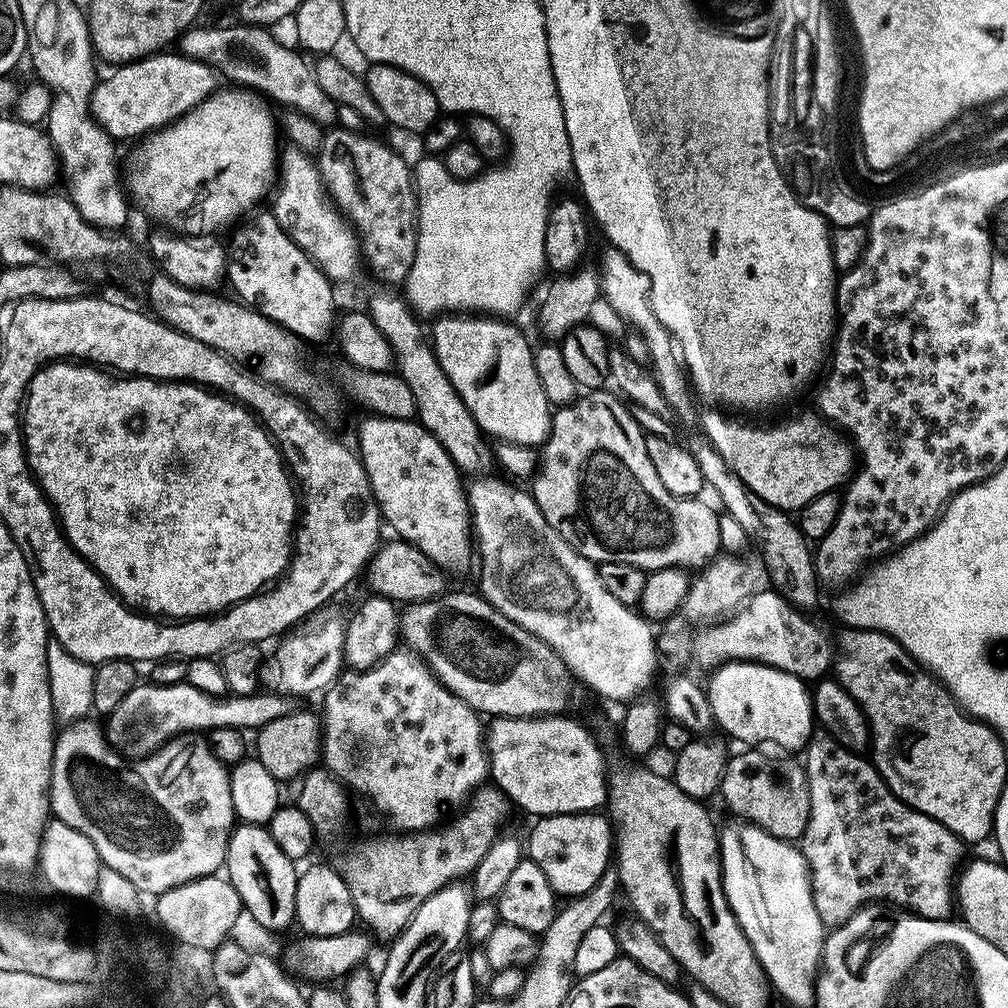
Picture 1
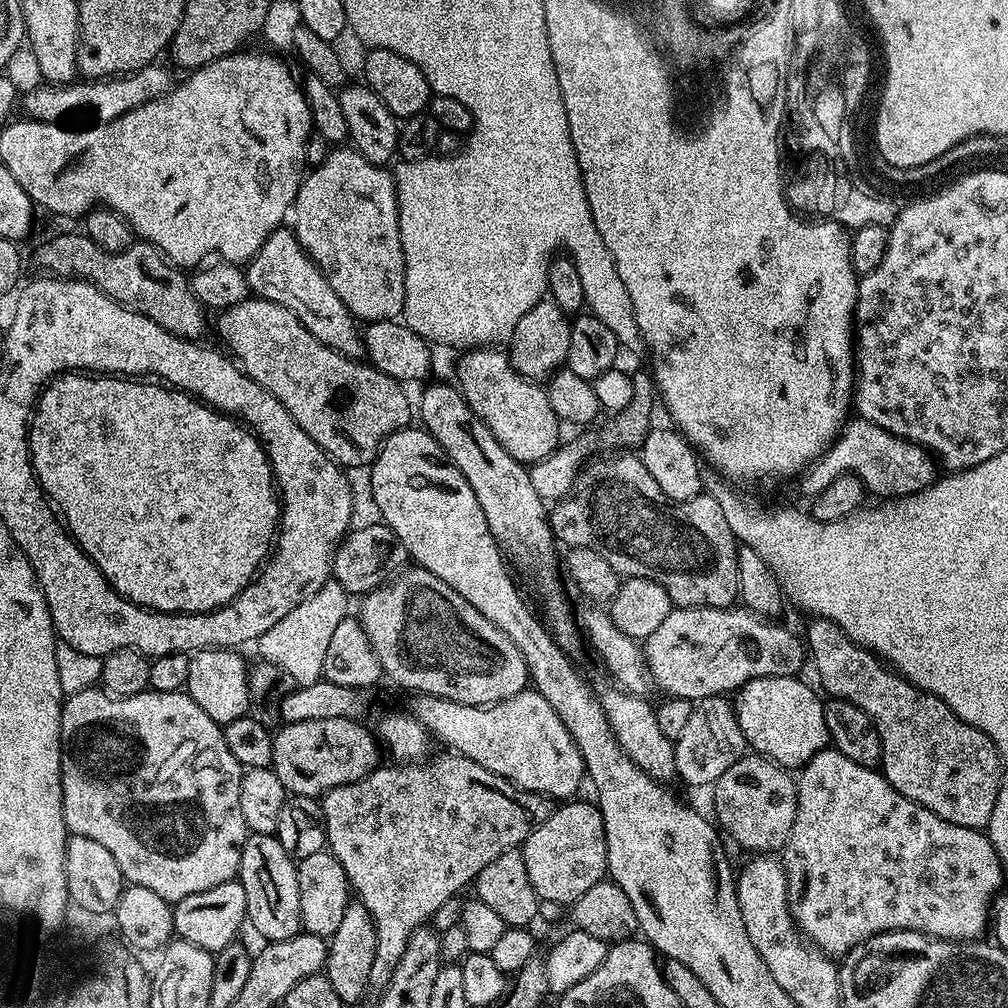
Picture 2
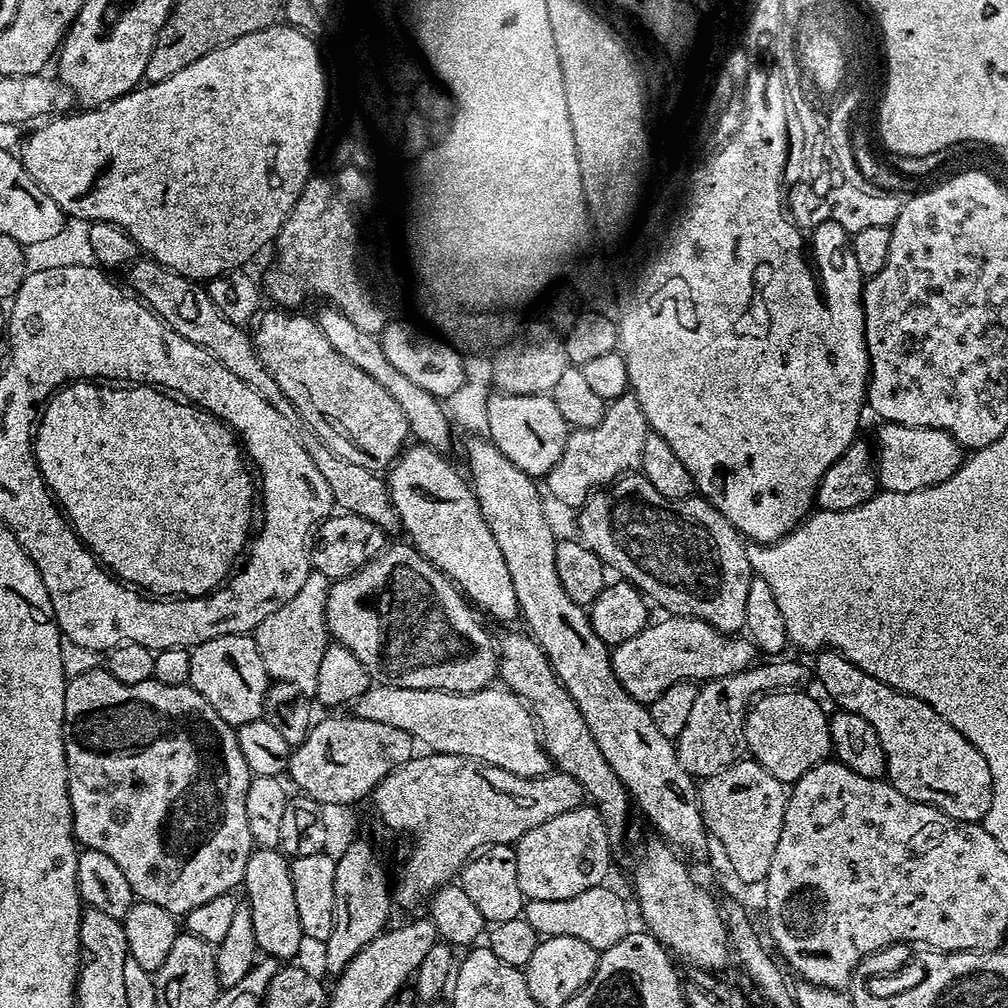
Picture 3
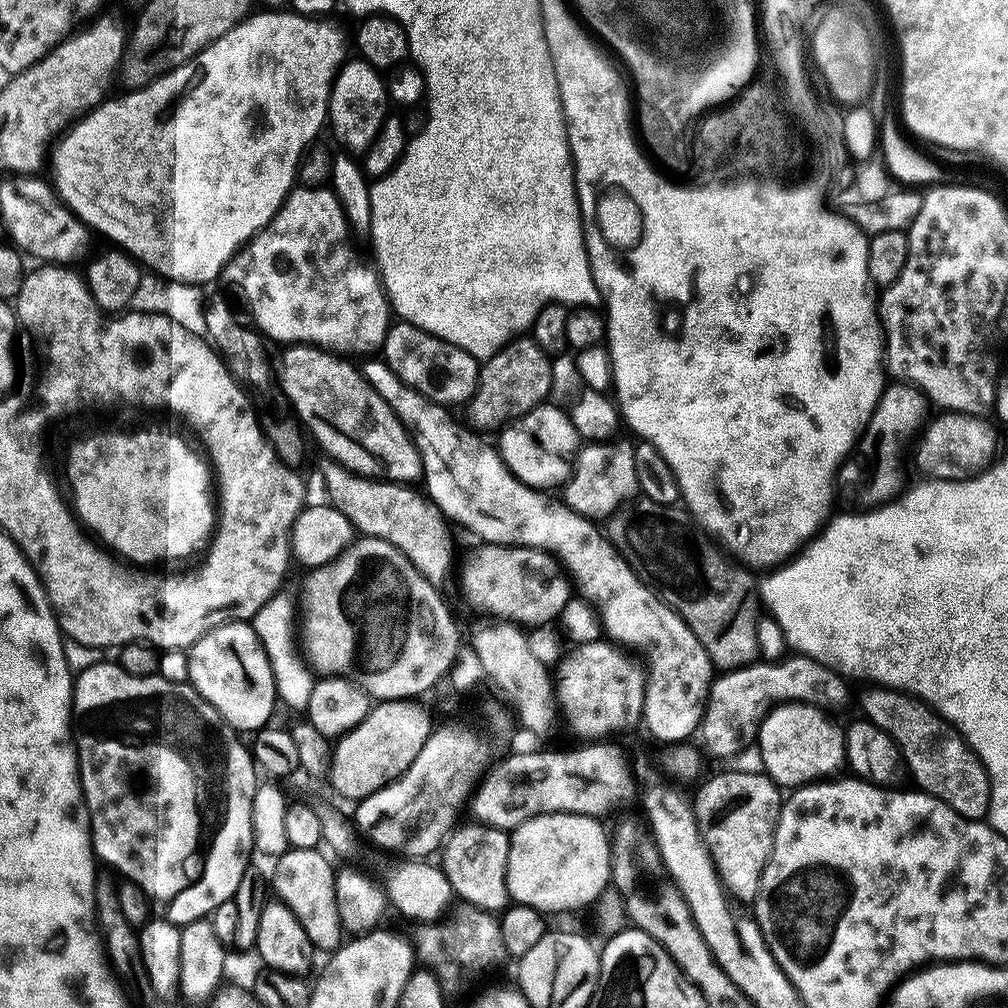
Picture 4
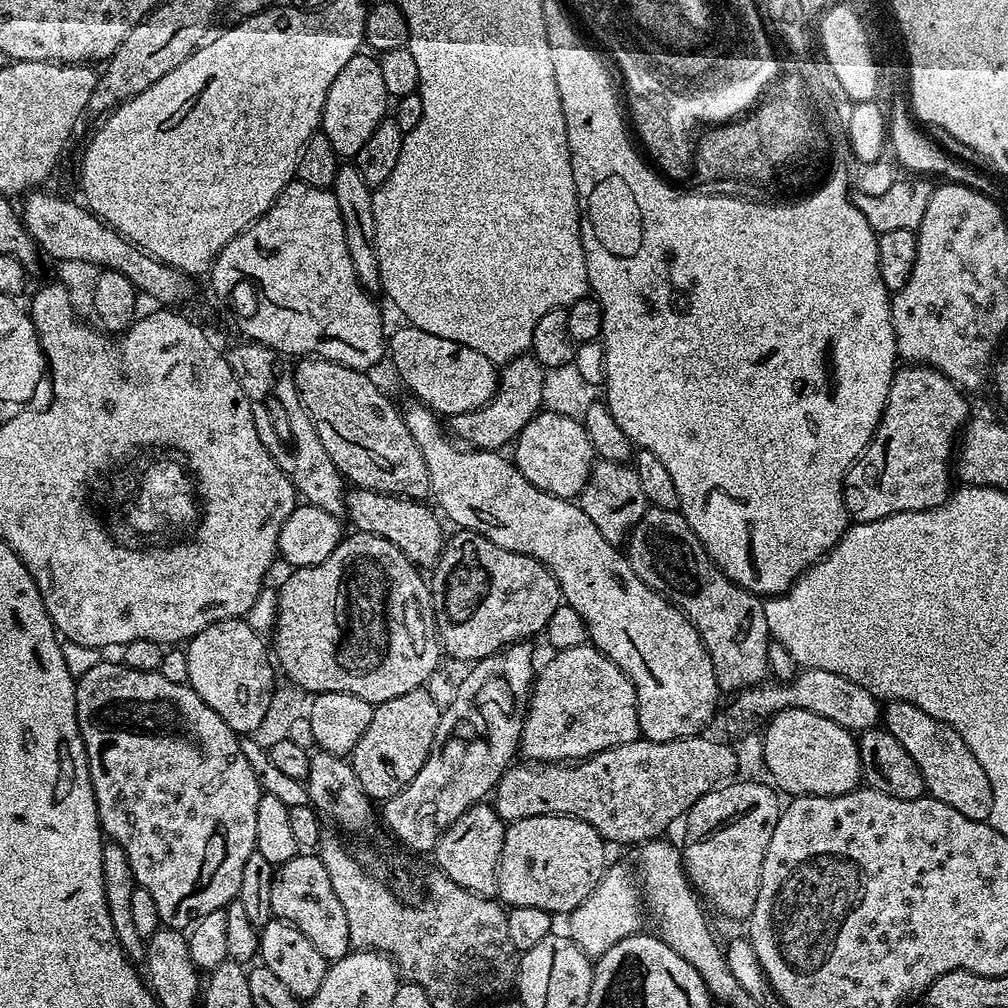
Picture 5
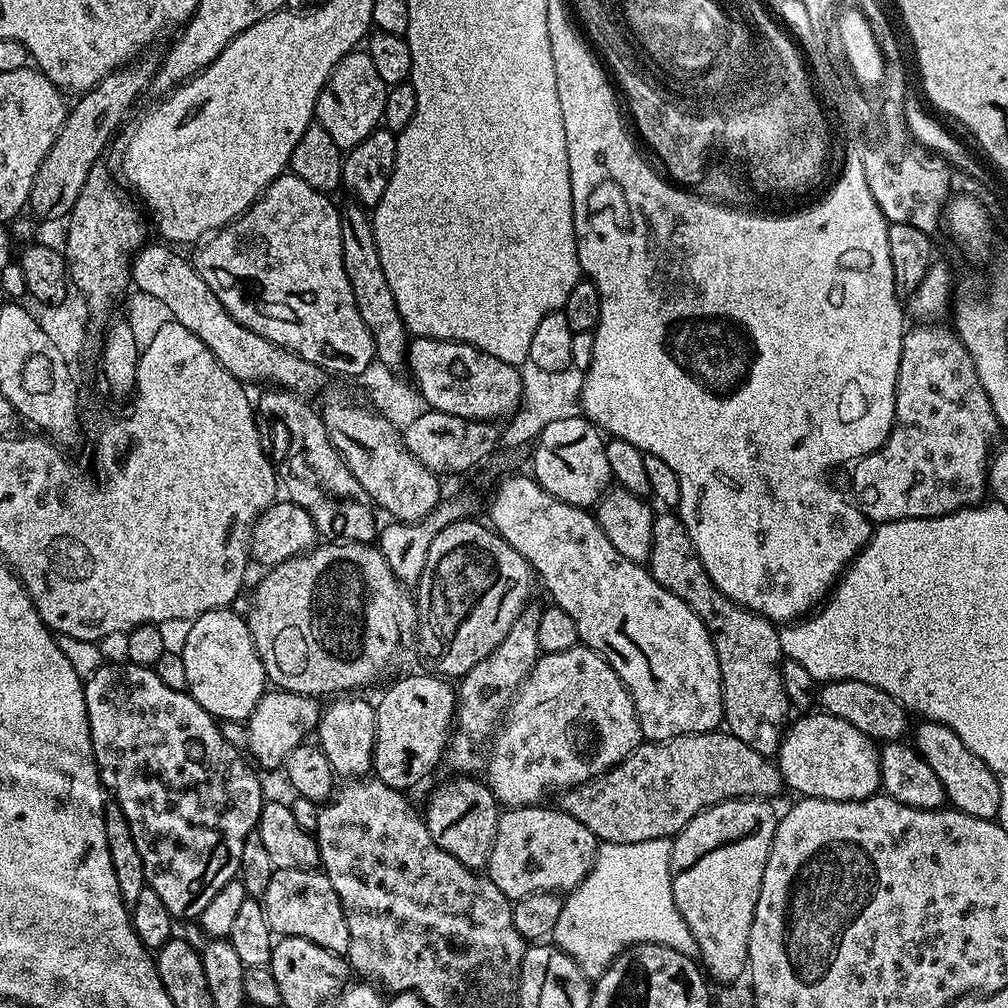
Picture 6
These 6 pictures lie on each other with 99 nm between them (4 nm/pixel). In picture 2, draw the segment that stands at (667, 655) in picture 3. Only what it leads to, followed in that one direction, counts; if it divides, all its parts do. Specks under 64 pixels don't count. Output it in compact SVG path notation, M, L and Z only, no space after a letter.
M733 606L730 608L678 608L673 607L671 612L666 614L666 618L659 623L658 628L654 630L647 639L643 641L642 651L644 654L644 665L648 668L648 675L651 683L656 684L665 693L668 698L675 698L678 700L698 701L704 700L708 696L719 696L721 694L735 693L743 684L747 684L749 680L757 680L763 676L796 676L799 673L799 668L806 664L806 648L800 640L788 628L783 628L782 625L776 624L780 622L773 622L768 618L761 618L755 613L748 611L743 606Z

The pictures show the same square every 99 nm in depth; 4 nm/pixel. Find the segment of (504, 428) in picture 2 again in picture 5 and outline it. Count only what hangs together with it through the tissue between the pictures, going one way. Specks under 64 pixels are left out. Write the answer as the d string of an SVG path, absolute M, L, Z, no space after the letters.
M547 410L539 411L514 441L516 468L534 486L563 500L579 497L586 486L594 463L594 449L586 438L583 423L574 417L564 417Z

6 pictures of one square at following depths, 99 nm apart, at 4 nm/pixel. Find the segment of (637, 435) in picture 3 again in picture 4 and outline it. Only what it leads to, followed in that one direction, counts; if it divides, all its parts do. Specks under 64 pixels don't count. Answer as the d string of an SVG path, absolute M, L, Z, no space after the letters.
M607 438L599 442L588 442L577 451L572 462L572 471L568 473L562 485L562 500L578 515L589 518L608 515L611 517L617 511L615 508L631 492L637 491L633 441L618 439Z

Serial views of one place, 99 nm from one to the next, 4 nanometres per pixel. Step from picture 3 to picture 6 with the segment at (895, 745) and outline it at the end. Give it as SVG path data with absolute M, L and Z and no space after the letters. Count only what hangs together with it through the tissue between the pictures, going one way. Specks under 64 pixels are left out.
M921 719L919 723L914 739L916 753L923 758L926 766L930 766L930 770L934 770L934 774L938 774L947 803L957 812L983 820L995 820L1000 809L1000 791L998 778L990 766L986 766L986 762L982 762L982 758L978 758L978 754L974 754L974 750L970 750L958 734L954 734L954 730L933 720Z

